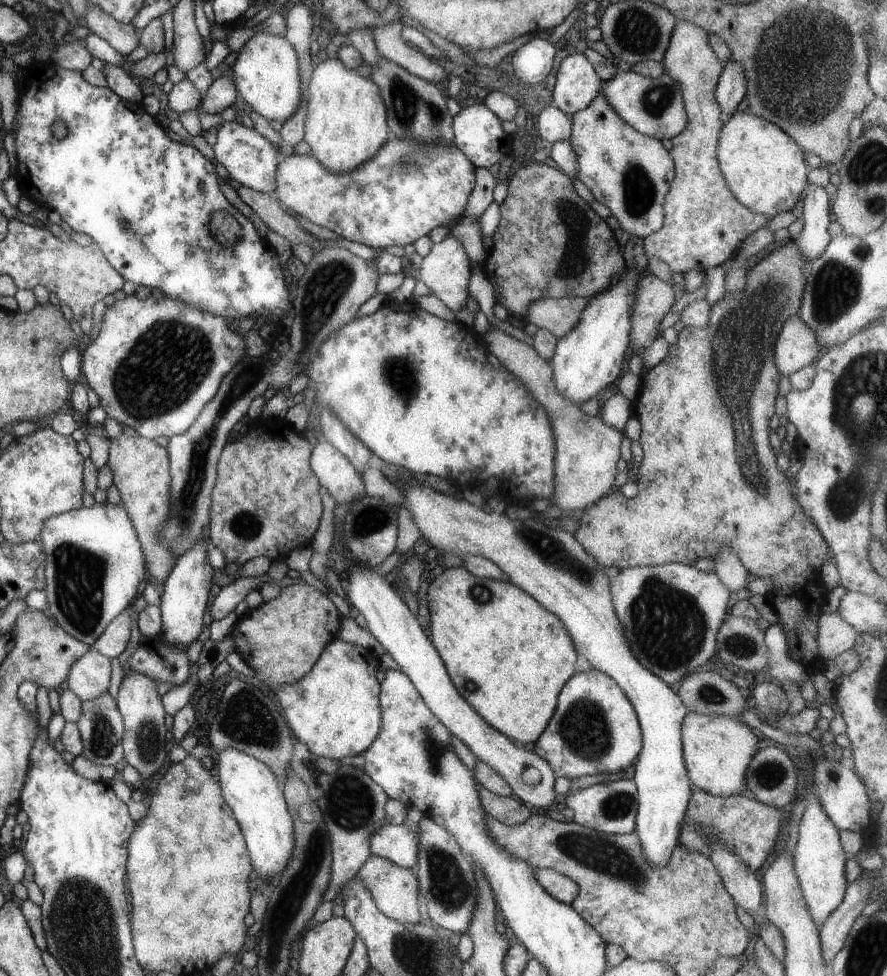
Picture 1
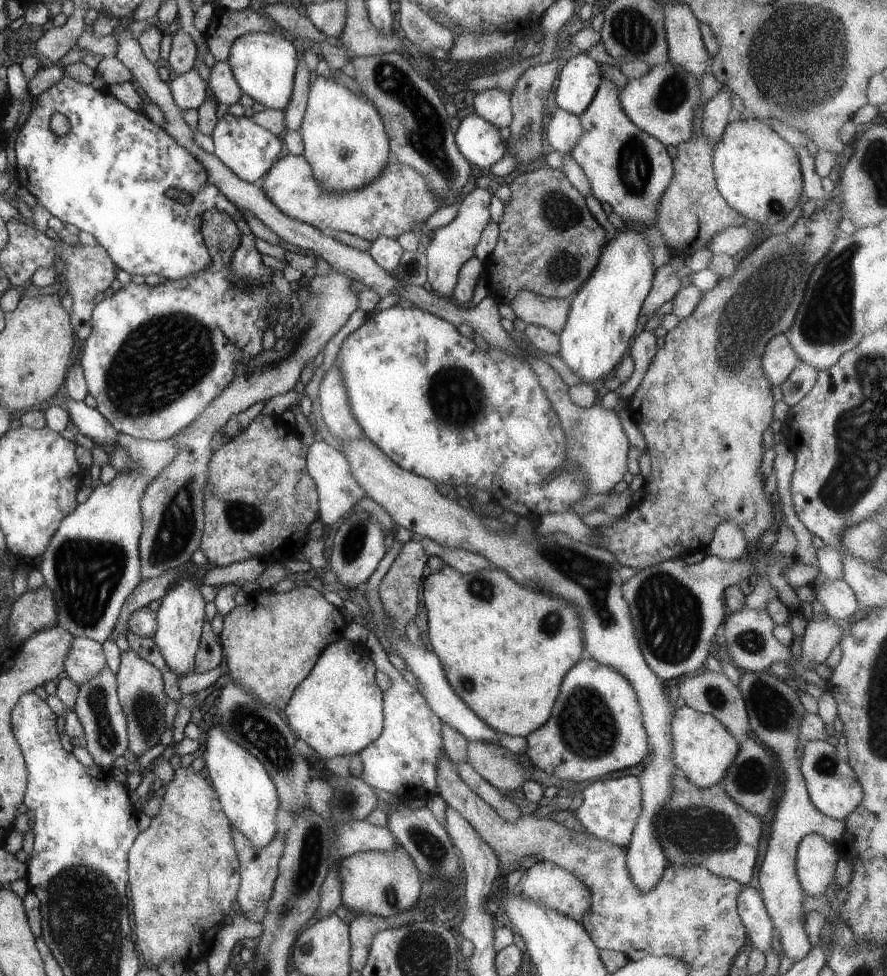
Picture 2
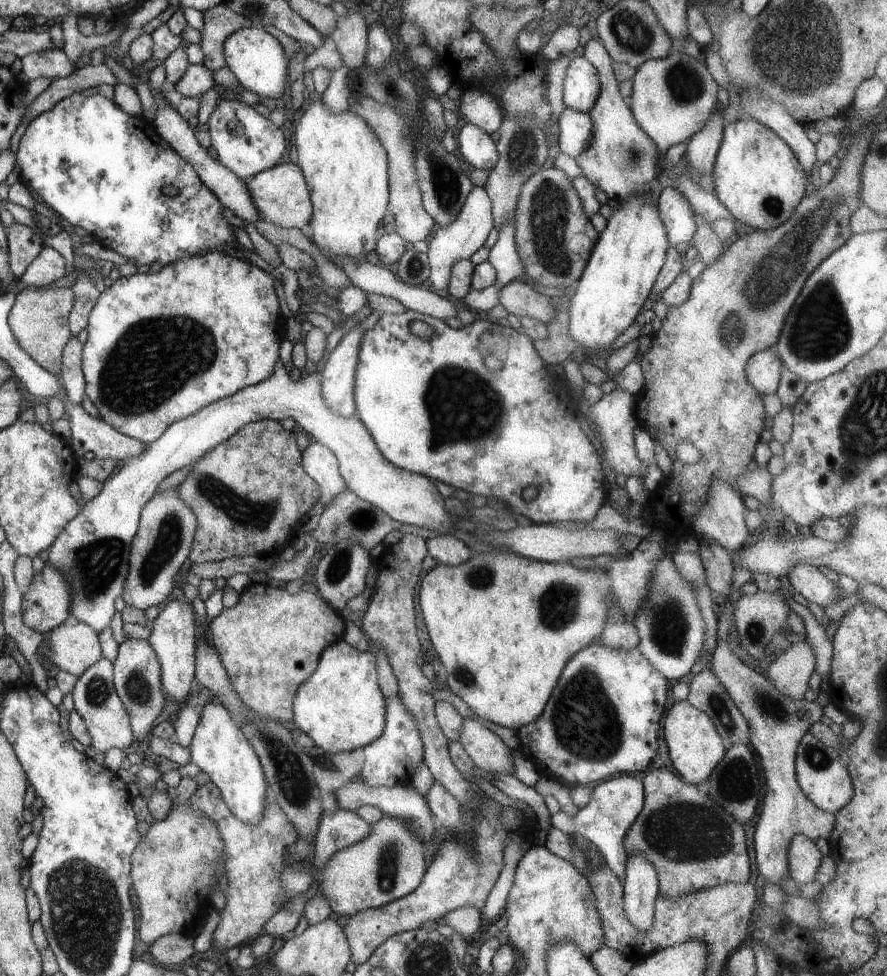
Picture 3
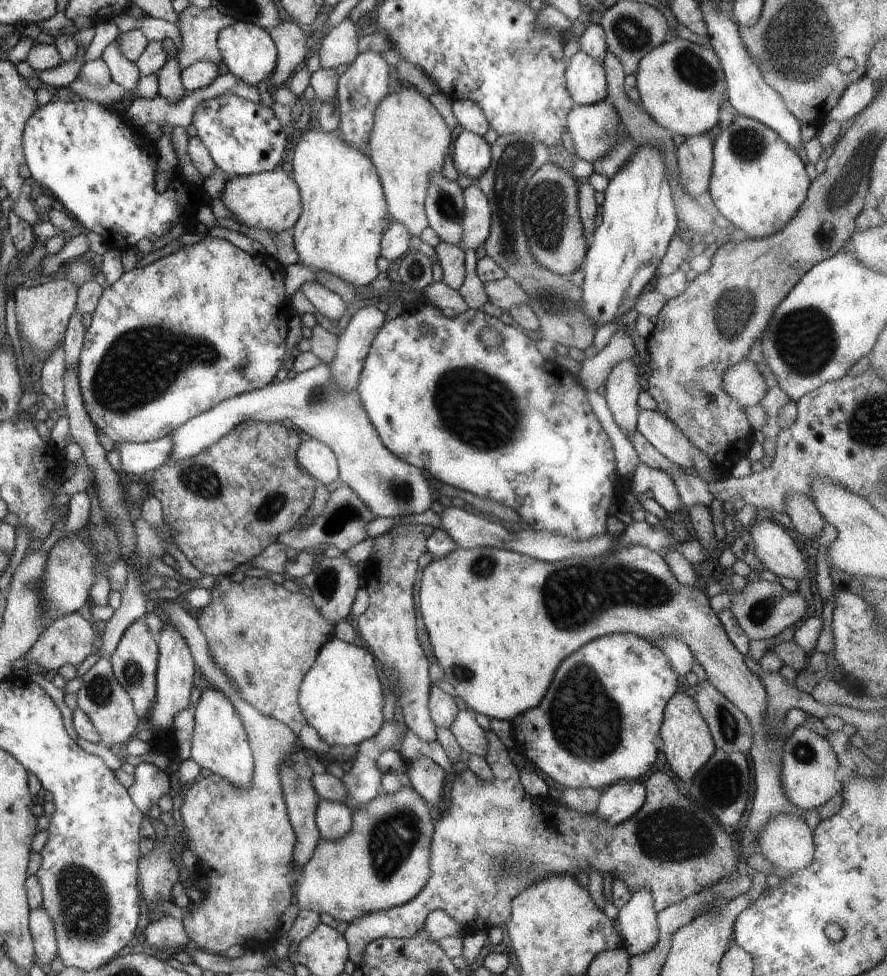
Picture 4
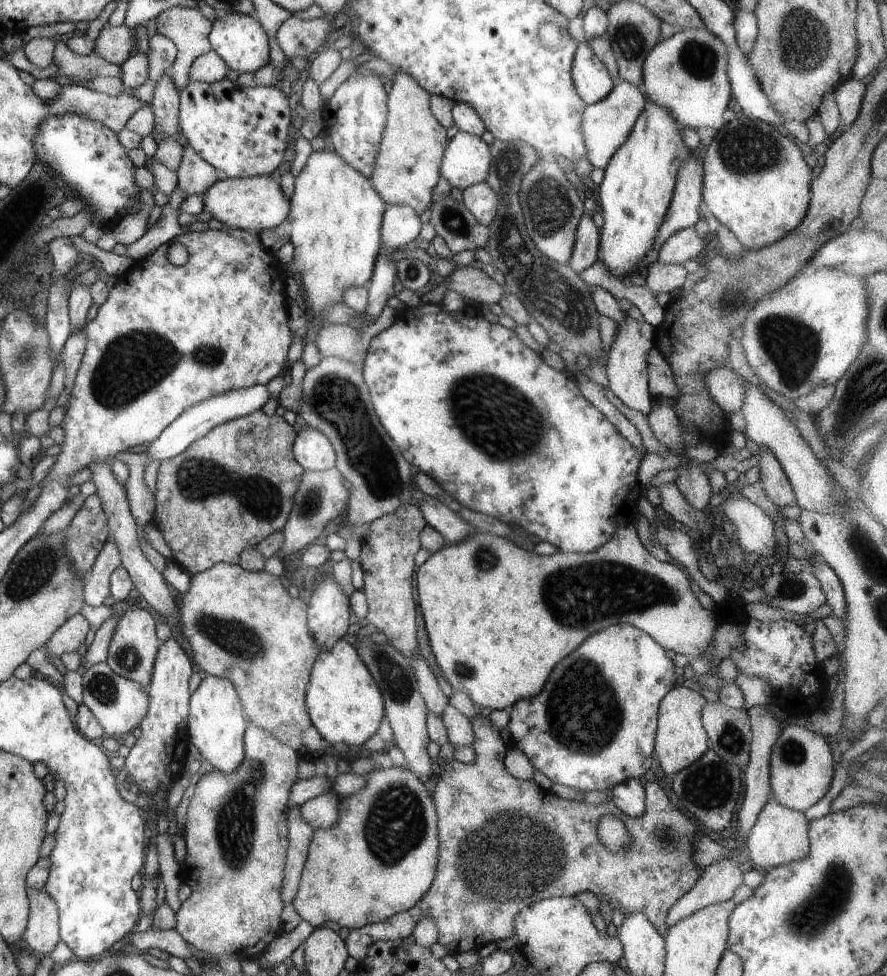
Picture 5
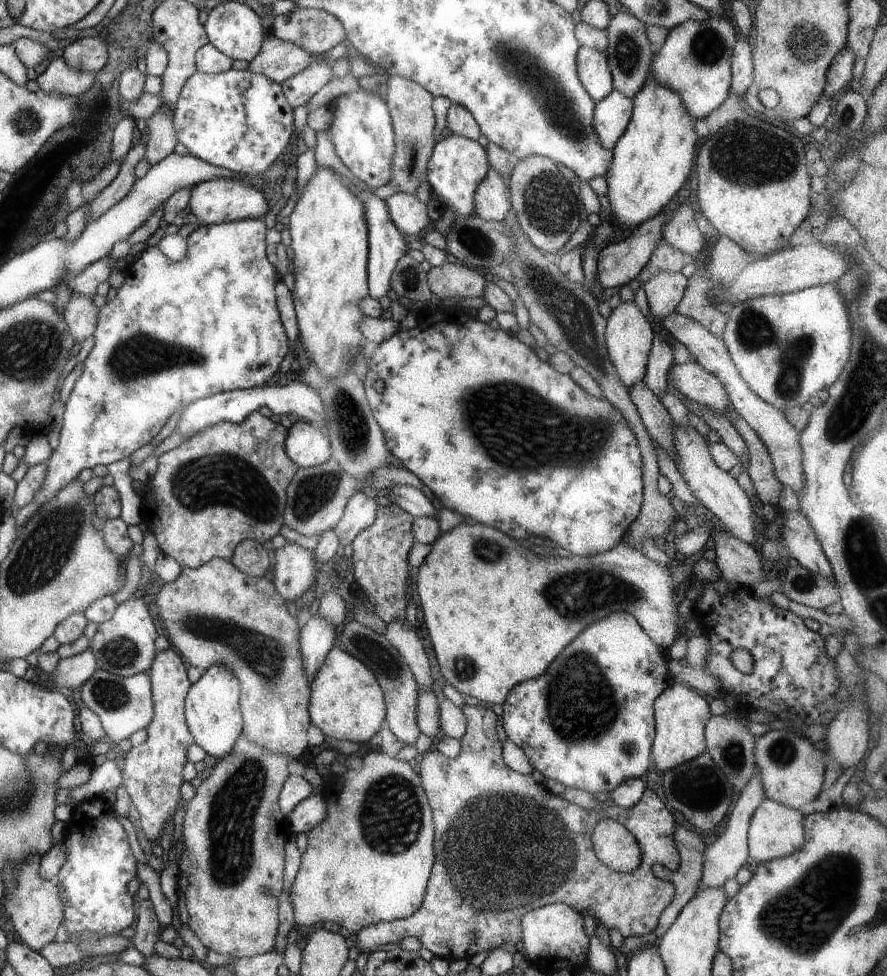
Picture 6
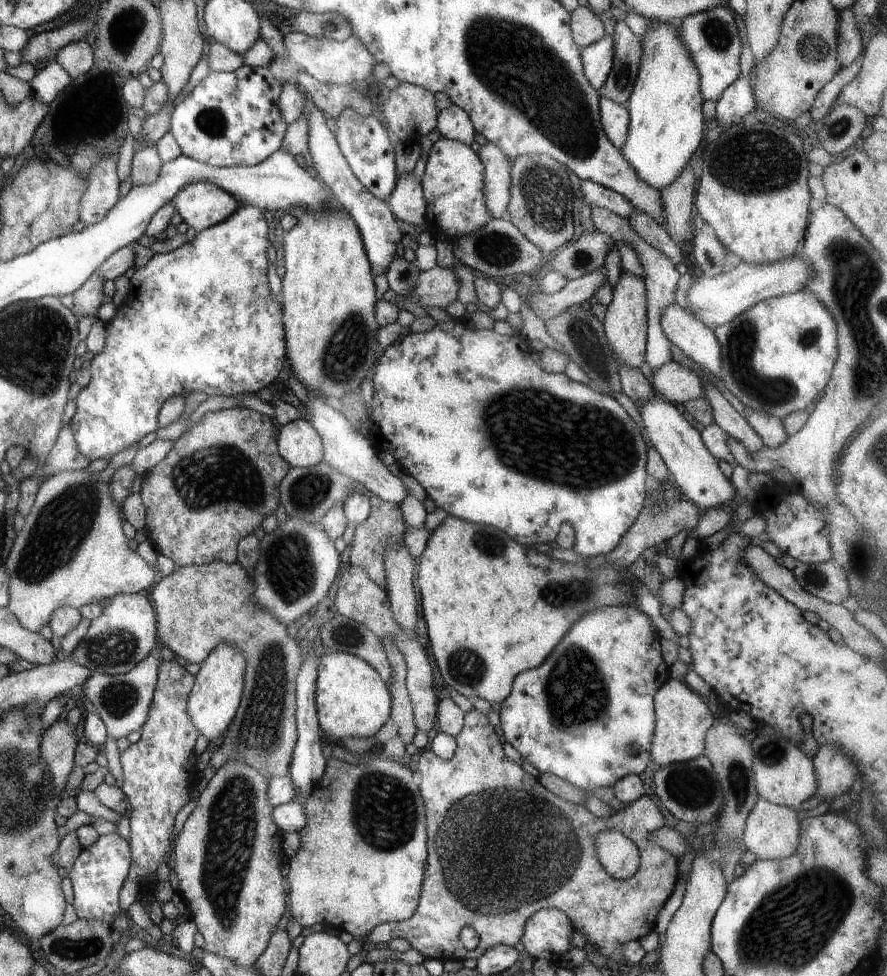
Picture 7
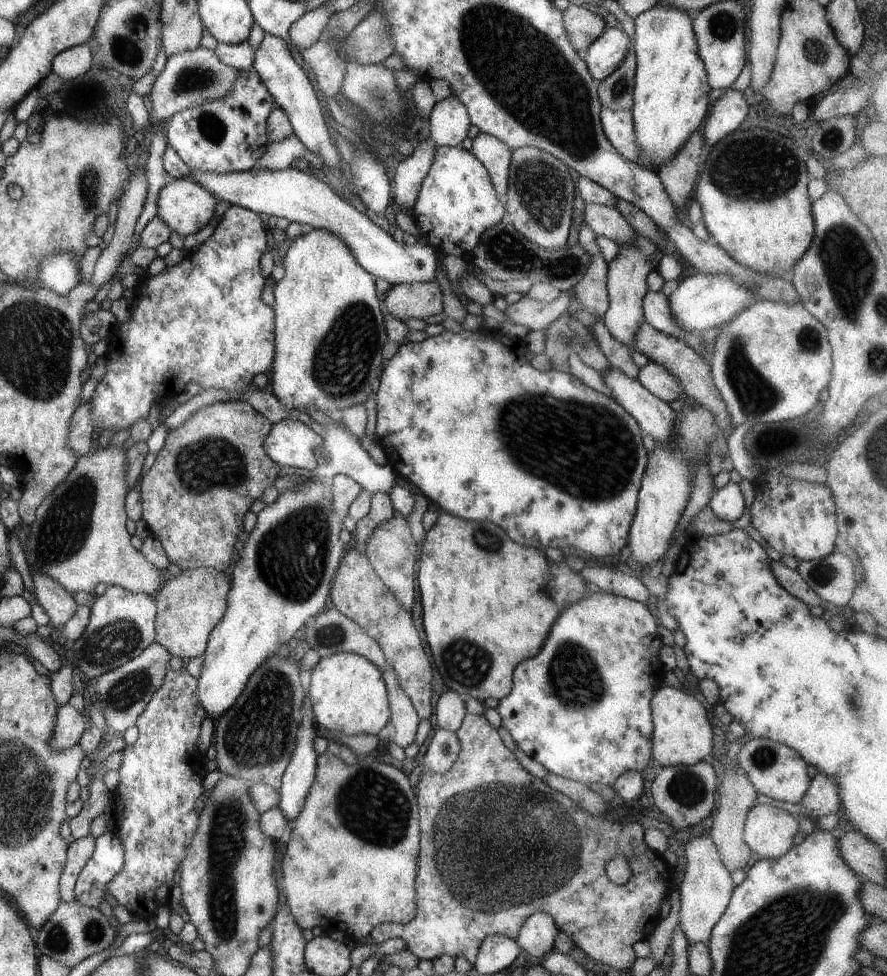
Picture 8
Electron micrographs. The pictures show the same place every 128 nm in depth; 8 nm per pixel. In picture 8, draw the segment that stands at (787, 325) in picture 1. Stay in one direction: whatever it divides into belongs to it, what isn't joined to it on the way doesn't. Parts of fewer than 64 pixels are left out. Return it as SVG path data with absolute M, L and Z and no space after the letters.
M647 362L643 367L637 370L637 382L663 402L671 402L677 399L679 394L683 393L679 380L667 372L663 366L655 362Z

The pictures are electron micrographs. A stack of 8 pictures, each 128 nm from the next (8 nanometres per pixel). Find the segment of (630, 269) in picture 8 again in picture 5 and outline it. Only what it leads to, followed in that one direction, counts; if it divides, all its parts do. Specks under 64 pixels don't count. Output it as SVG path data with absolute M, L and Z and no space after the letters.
M626 320L618 326L617 337L611 344L611 349L606 357L606 383L605 386L627 408L636 407L645 409L651 402L648 394L648 379L646 378L646 353L654 347L654 326L647 322Z

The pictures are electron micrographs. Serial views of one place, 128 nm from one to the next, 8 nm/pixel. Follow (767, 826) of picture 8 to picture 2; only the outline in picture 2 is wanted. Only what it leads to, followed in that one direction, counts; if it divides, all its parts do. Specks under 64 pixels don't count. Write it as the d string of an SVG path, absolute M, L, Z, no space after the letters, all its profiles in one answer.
M810 833L796 849L796 876L807 896L830 895L839 854L835 844L829 843L823 833Z

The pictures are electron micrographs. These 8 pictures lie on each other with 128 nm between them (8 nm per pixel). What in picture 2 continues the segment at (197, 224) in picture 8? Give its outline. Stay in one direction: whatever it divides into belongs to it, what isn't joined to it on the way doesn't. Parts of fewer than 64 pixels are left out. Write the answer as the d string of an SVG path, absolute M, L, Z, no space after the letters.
M290 153L277 159L258 183L268 200L291 219L322 231L325 228L346 232L370 243L377 237L398 239L420 222L426 221L442 204L442 198L427 185L424 177L412 167L389 158L375 179L354 190L327 191L313 175L303 156Z

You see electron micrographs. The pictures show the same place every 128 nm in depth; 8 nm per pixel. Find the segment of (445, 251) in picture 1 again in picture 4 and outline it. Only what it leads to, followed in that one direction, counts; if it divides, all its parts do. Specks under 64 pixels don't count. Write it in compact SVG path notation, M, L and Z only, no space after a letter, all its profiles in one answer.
M477 186L462 190L464 214L457 248L476 250L485 243L490 232L490 209L487 198Z

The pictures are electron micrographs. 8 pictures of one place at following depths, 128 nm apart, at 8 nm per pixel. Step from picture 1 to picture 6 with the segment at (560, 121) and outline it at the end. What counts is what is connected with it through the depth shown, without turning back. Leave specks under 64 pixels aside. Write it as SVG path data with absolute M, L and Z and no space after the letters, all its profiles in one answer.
M612 90L595 103L593 109L593 130L605 150L612 150L617 139L623 134L631 116L632 98L625 98Z

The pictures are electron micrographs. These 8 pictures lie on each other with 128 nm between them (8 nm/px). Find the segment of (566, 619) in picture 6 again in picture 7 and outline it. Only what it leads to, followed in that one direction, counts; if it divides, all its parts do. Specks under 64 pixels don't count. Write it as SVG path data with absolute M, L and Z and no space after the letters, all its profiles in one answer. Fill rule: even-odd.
M449 514L429 534L425 550L419 554L418 559L417 586L431 654L446 686L451 692L457 691L468 699L483 698L489 703L497 704L503 702L511 692L515 676L523 670L537 668L555 648L559 638L563 638L563 634L573 626L573 622L585 612L597 610L601 606L625 606L632 601L637 605L633 598L633 580L625 574L628 572L625 568L615 568L613 564L591 568L555 562L529 546L519 546L517 542L507 538L507 534L493 526L471 524ZM455 576L459 586L457 604L459 610L467 612L455 612ZM473 586L479 586L479 592L483 592L479 594L479 598L477 594L473 594L473 590L469 590Z

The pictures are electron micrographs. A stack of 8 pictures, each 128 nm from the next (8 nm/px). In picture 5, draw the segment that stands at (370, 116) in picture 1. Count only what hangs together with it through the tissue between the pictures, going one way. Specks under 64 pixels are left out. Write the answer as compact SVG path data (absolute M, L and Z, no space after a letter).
M322 149L322 150L317 150L317 151L313 151L311 152L311 154L309 154L309 156L307 156L307 160L305 160L305 164L303 164L303 168L301 168L301 171L299 172L299 174L297 174L297 176L295 176L294 178L294 190L293 190L293 194L291 194L291 198L290 198L290 210L289 213L287 214L287 222L289 223L289 228L287 228L287 230L289 230L290 232L288 233L289 236L289 243L291 243L293 245L293 259L290 262L290 264L288 264L288 270L287 270L287 275L289 276L293 276L293 273L295 274L295 276L297 276L297 282L299 282L299 287L300 290L305 292L307 298L303 298L303 304L305 306L305 313L307 312L308 308L307 308L307 304L311 309L311 312L314 313L315 316L318 316L319 320L321 321L321 326L323 325L331 325L330 323L323 323L322 319L320 318L320 313L322 312L322 309L329 304L334 304L337 302L343 303L344 302L344 298L343 298L343 290L346 290L347 287L357 287L357 286L366 286L368 281L371 279L372 273L373 273L373 268L375 267L376 264L376 258L378 256L378 253L380 252L380 247L381 247L381 242L380 242L380 229L381 229L381 222L383 219L383 214L385 213L386 210L386 205L384 204L383 200L378 196L378 193L374 190L373 184L370 182L370 178L369 177L365 177L363 174L361 174L361 172L358 172L357 170L354 170L349 164L347 164L347 162L345 162L345 160L343 158L340 158L335 152L331 152L331 150L328 149Z

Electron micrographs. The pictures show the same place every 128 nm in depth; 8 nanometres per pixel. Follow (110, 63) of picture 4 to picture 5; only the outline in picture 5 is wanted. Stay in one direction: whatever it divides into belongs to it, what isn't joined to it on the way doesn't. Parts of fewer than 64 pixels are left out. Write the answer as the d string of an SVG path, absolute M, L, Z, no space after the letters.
M53 41L53 63L58 67L58 74L79 79L88 79L95 75L117 78L121 81L119 65L107 63L94 53L77 55L67 48L66 42Z

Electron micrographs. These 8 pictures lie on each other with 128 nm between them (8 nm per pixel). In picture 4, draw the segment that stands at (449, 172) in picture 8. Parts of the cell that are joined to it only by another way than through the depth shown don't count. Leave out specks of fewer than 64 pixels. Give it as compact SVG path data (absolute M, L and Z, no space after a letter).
M463 130L453 142L454 168L466 176L479 179L490 164L490 145L474 133Z

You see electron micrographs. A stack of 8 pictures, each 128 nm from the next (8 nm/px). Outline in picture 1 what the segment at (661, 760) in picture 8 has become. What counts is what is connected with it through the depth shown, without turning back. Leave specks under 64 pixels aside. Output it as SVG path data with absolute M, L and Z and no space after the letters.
M688 712L680 729L682 756L693 789L713 797L747 795L745 770L757 753L757 736L749 726L726 715Z

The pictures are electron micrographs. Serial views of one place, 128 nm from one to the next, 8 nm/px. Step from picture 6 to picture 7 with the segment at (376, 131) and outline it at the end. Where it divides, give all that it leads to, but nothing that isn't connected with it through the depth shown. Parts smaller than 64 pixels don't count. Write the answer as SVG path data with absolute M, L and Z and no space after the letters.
M351 107L341 110L336 125L335 140L351 172L371 196L386 201L396 182L394 142L391 141L390 134L375 116L361 116Z

